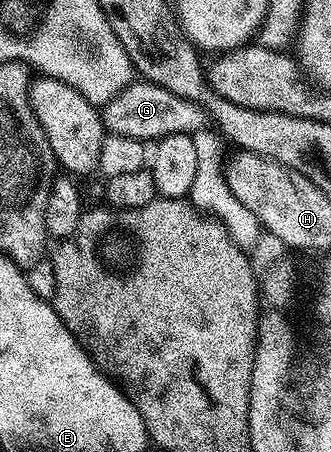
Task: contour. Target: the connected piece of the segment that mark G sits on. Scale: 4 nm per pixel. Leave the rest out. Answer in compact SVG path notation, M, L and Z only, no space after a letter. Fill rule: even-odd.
M148 81L131 82L103 107L103 118L106 132L142 141L156 141L175 133L194 136L207 127L206 111L199 104Z

